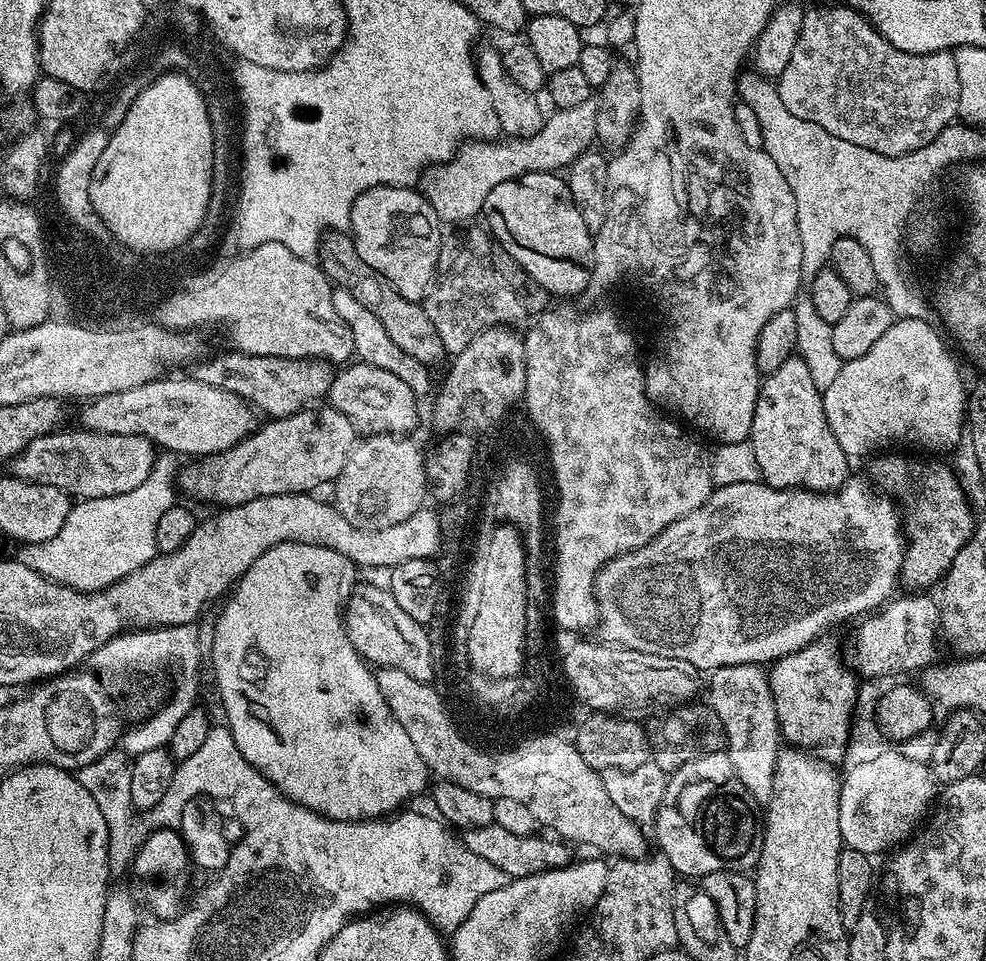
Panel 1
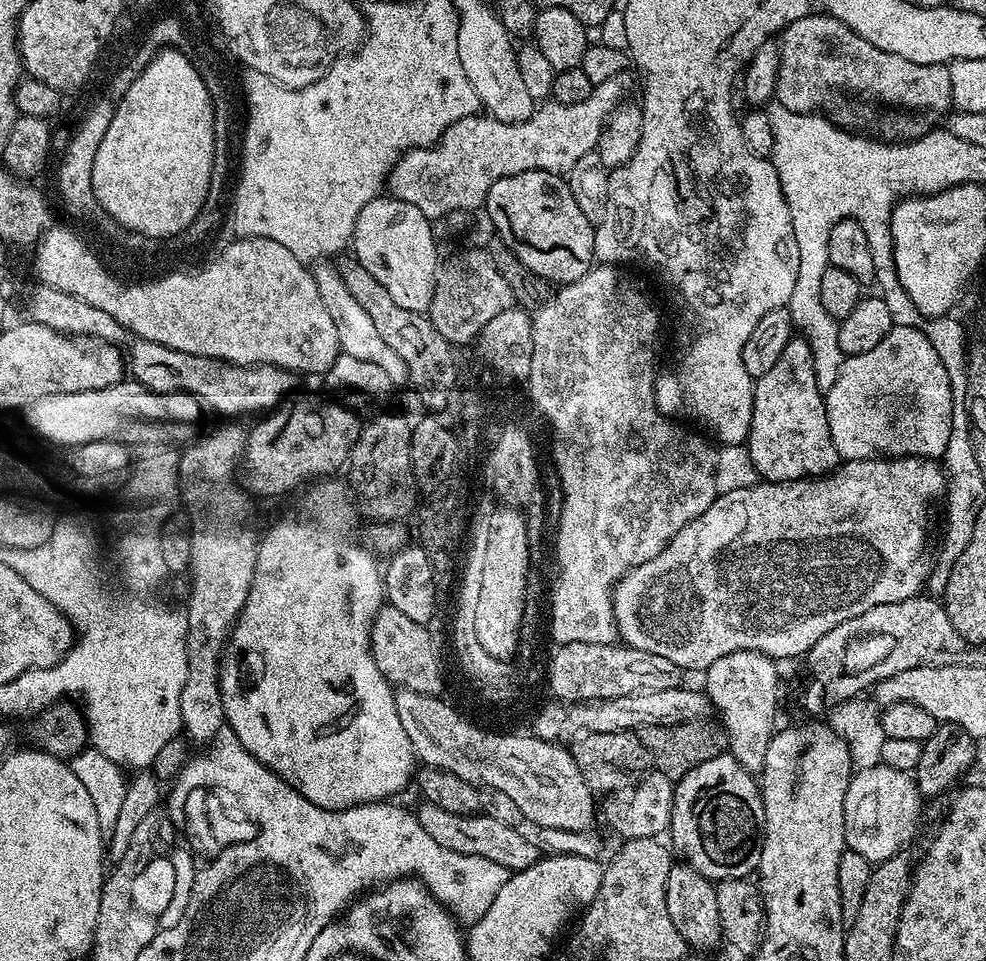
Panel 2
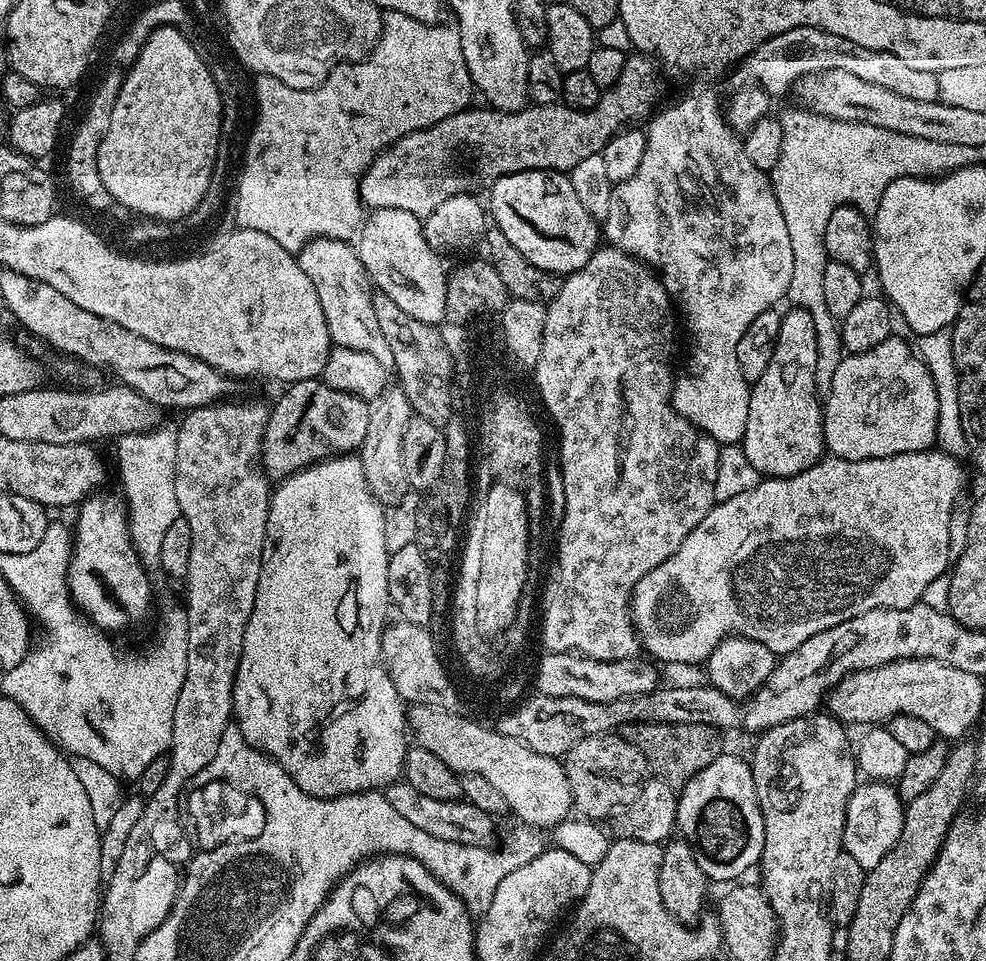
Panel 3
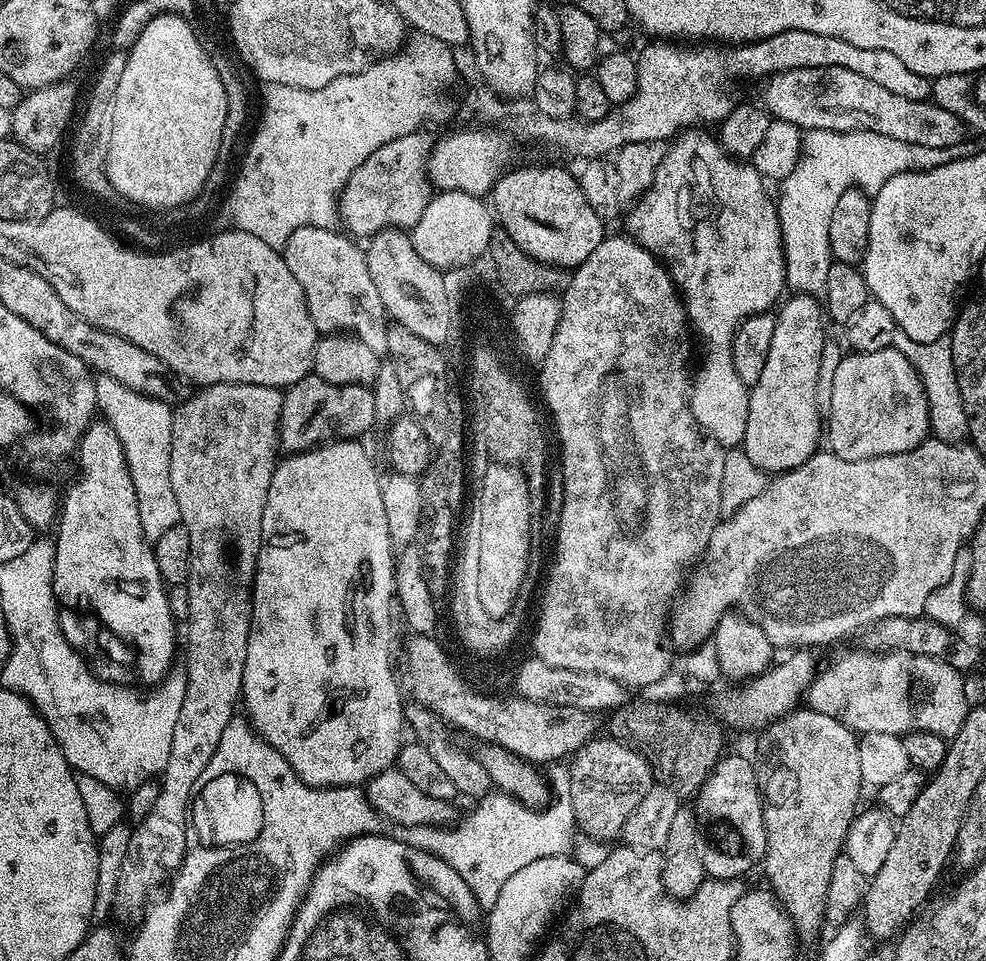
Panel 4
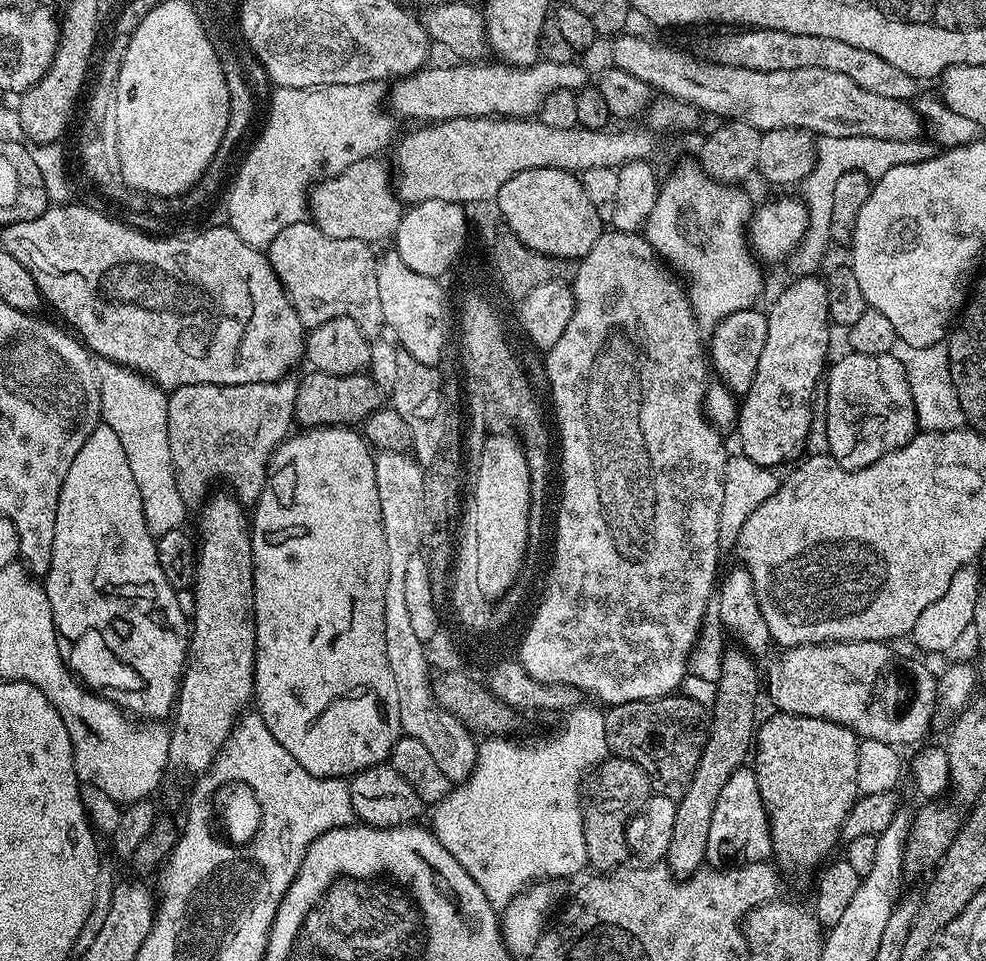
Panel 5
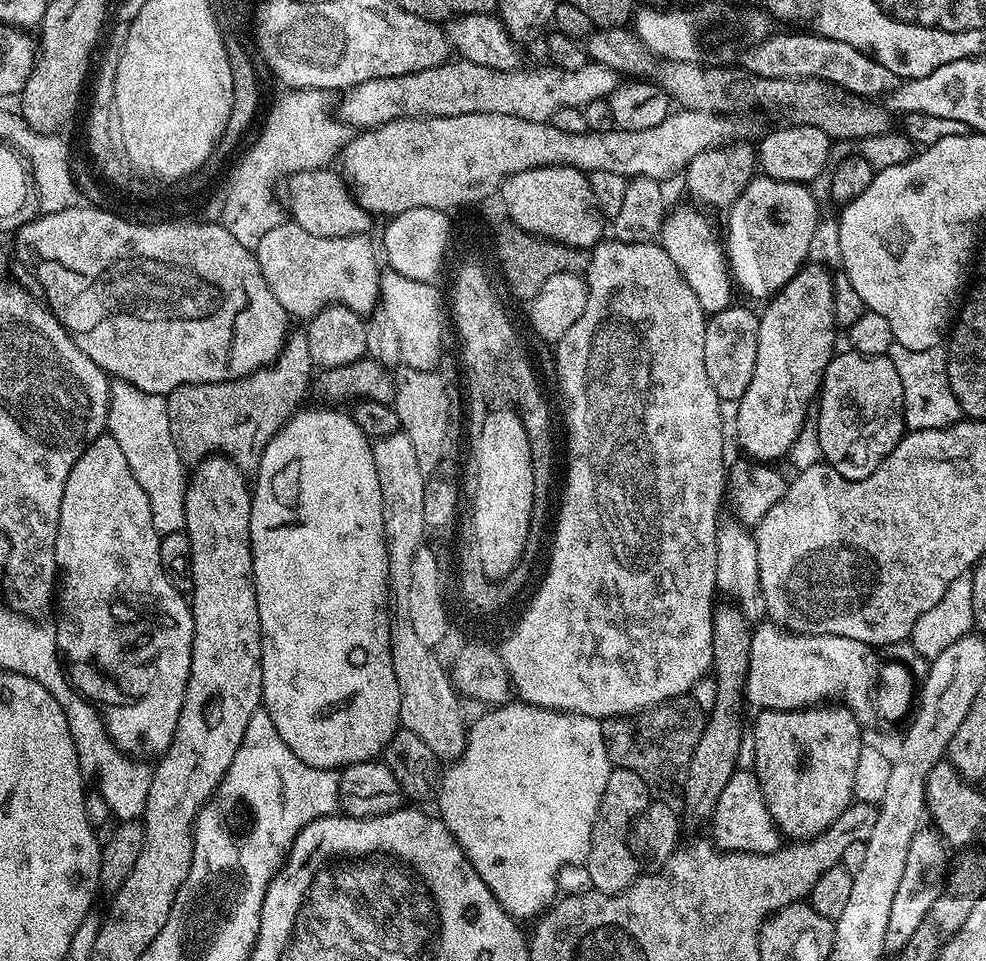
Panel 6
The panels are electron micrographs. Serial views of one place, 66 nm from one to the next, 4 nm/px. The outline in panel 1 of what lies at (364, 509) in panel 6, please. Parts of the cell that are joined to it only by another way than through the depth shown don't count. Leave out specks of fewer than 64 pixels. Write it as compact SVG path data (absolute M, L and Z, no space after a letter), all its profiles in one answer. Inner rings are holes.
M286 542L266 550L244 572L231 589L228 601L216 620L216 629L212 632L212 672L216 675L216 688L220 691L220 704L224 707L226 727L234 734L234 743L238 745L238 754L246 758L257 770L273 784L288 800L301 804L317 812L319 816L328 816L332 820L378 820L397 810L403 809L407 800L412 800L430 784L430 773L422 754L414 750L402 722L394 718L382 690L378 690L376 672L364 660L350 642L344 629L344 606L357 587L357 565L350 563L338 550L326 546L314 546L302 542Z

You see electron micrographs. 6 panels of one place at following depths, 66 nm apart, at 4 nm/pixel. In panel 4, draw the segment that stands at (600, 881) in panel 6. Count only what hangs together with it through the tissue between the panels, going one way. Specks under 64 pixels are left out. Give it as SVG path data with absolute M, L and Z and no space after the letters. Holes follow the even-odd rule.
M593 738L571 757L572 765L566 768L568 777L568 797L574 809L574 818L576 819L577 829L581 833L585 832L588 836L593 836L596 840L612 840L621 835L624 831L624 823L626 818L630 818L630 814L638 806L638 802L642 802L642 798L646 798L646 794L652 789L653 779L650 766L646 762L646 758L642 758L642 754L638 754L630 746L626 746L622 742L611 738Z

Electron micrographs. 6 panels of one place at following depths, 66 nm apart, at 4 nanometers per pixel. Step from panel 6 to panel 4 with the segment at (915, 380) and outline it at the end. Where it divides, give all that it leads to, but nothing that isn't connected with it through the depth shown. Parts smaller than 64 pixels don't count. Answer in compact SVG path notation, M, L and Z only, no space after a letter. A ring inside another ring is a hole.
M901 335L895 341L894 346L902 354L906 354L906 358L914 366L914 370L922 382L922 390L926 394L928 403L928 426L931 435L935 439L945 440L951 444L961 443L968 434L968 419L966 410L962 410L962 398L954 374L951 339L914 342L909 336Z

